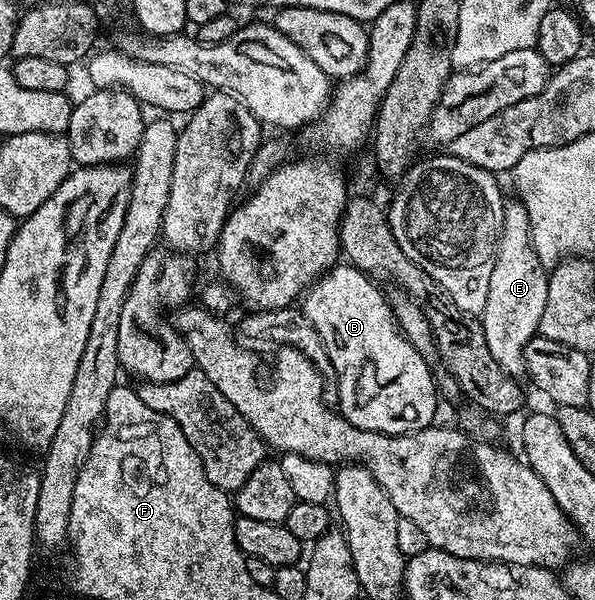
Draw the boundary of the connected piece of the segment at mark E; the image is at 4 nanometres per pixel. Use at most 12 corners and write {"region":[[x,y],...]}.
{"region":[[518,198],[503,229],[481,323],[489,352],[524,375],[549,298]]}

